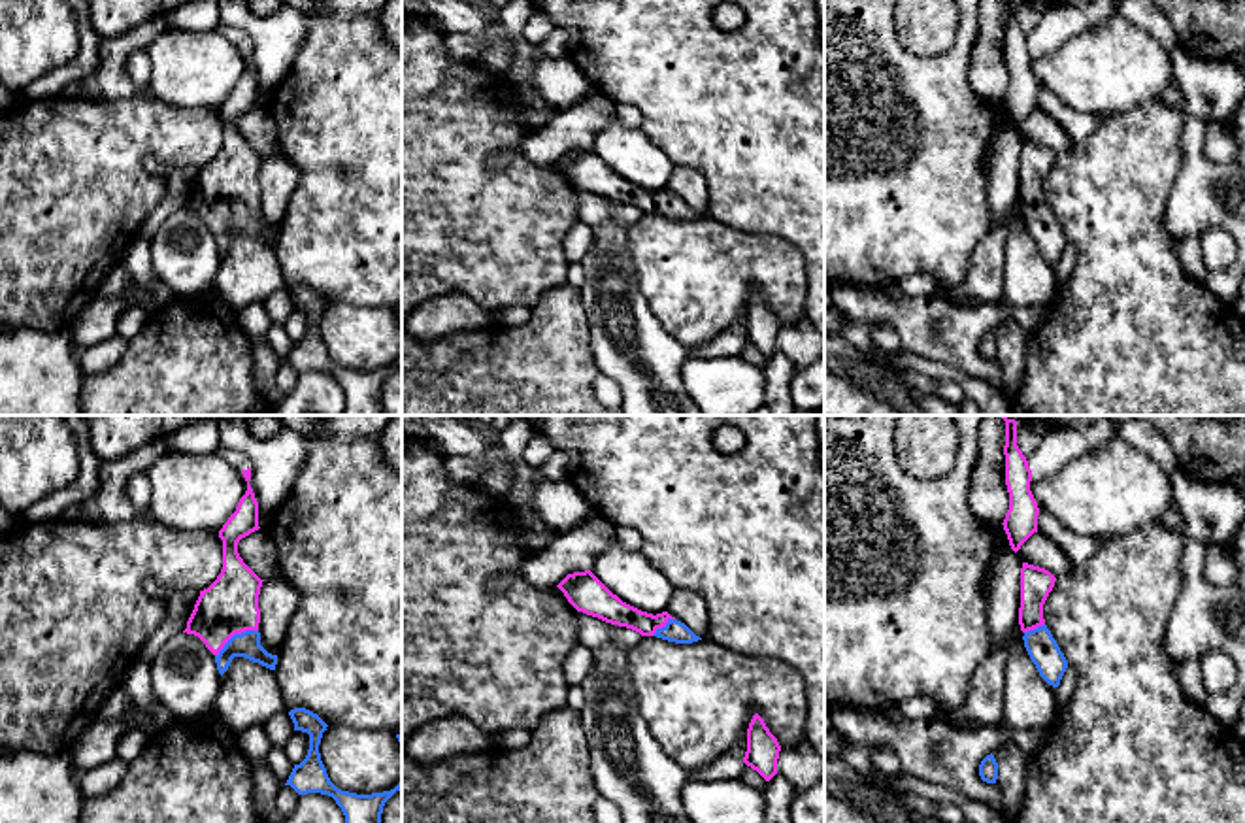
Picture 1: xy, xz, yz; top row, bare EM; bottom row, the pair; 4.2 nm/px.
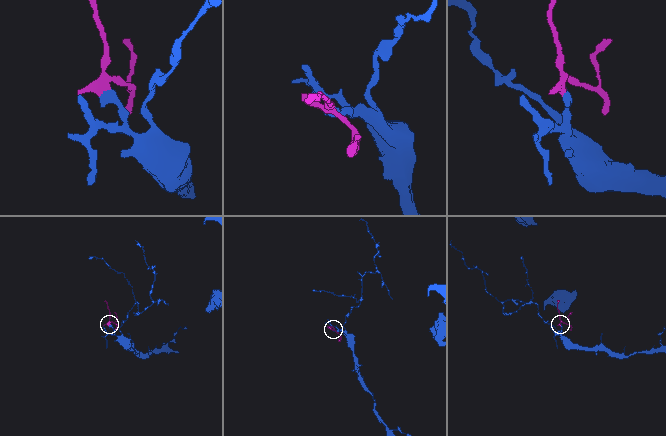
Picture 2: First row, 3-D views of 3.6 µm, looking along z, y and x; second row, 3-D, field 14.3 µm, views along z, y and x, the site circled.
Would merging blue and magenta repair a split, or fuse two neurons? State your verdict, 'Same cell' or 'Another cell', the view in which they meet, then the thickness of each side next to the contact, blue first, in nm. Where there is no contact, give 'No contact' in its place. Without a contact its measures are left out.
Same cell. Touches blue in xy. Thickness 110 nm (blue) against 240 nm

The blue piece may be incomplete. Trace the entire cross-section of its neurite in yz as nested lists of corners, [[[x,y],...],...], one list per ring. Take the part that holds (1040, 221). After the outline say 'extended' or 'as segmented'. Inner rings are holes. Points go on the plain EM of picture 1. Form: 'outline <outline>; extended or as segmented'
outline [[[1022,140],[1019,202],[1024,210],[1024,225],[1039,253],[1049,262],[1058,264],[1068,238],[1043,196],[1043,181],[1054,159],[1056,155],[1049,147]]]; extended

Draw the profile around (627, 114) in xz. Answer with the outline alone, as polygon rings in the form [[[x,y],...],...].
[[[617,104],[615,115],[617,115],[619,123],[628,128],[641,128],[641,125],[643,125],[641,109],[632,104]]]

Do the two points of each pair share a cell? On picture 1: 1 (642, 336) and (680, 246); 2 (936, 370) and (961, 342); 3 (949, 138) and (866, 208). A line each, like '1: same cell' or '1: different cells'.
1: different cells
2: different cells
3: same cell

